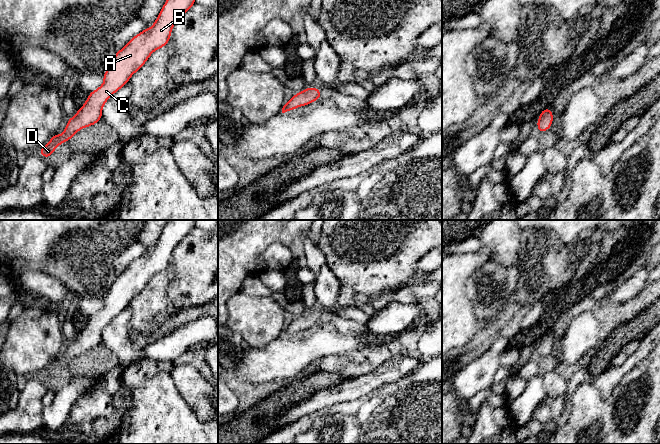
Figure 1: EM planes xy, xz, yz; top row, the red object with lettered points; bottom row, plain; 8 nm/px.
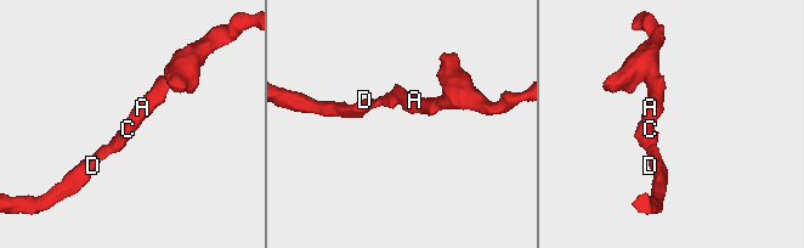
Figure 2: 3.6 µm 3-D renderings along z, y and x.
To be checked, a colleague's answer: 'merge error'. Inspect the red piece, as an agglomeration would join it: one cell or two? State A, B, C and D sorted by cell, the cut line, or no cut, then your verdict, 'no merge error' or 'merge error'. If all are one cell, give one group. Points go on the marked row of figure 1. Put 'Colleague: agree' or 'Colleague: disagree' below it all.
A B C D | no cut | no merge error
Colleague: disagree

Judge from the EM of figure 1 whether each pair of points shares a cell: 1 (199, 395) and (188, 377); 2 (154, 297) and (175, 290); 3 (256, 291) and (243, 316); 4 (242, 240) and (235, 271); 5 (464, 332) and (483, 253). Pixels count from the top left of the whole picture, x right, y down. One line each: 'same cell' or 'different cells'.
1: same cell
2: different cells
3: different cells
4: same cell
5: same cell

